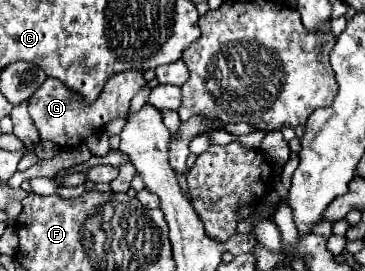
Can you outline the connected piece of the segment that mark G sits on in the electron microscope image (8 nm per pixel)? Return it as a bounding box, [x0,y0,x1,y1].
[28,71,146,147]

